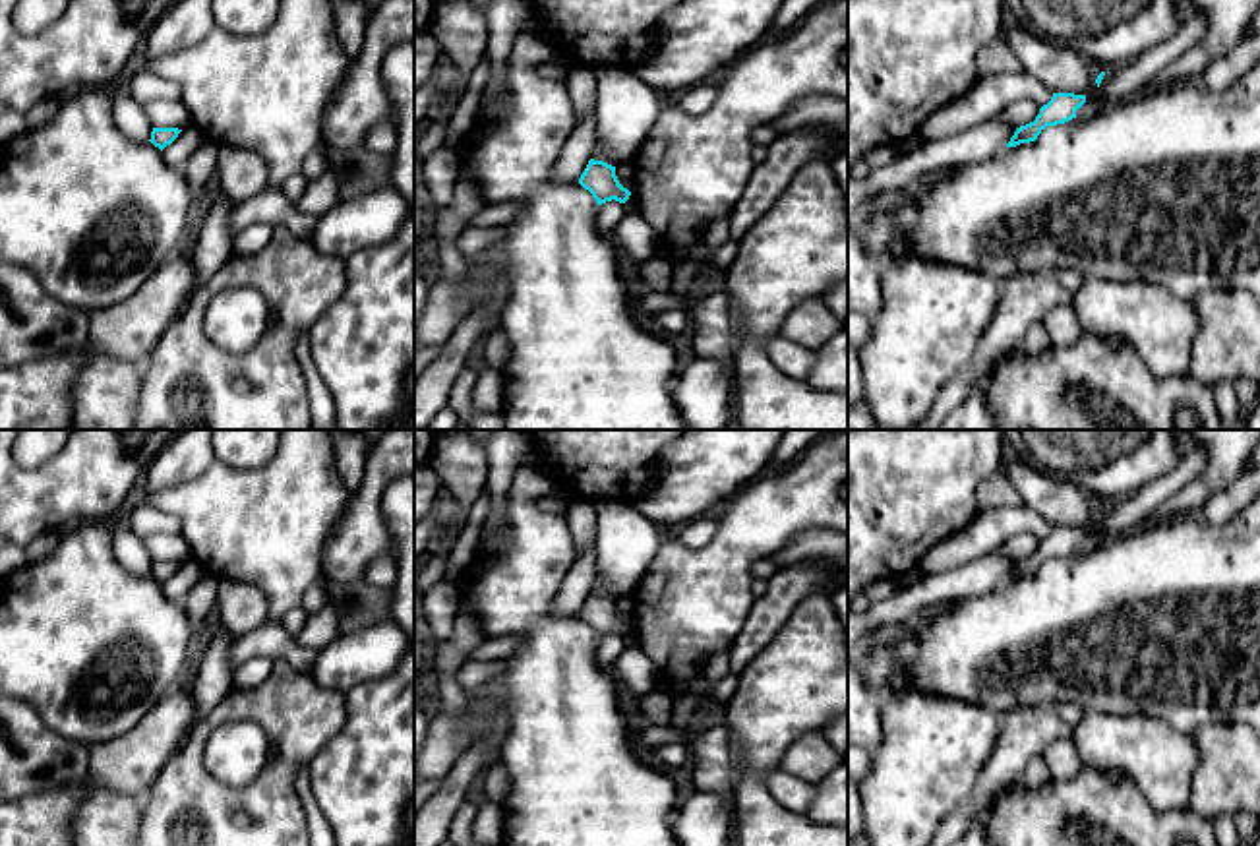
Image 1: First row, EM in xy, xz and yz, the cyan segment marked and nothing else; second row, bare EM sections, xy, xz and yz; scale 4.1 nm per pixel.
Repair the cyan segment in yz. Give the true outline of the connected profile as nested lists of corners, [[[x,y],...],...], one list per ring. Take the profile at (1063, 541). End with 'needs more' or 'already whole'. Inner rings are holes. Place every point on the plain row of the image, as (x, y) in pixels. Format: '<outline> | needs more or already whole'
[[[1053,527],[1051,534],[1039,542],[1034,556],[1016,561],[1006,581],[1035,575],[1047,559],[1065,558],[1076,552],[1076,544],[1086,536],[1086,529]]] | already whole

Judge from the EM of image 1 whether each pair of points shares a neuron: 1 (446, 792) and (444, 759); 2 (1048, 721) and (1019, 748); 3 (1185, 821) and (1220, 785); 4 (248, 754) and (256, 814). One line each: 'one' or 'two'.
1: two
2: one
3: two
4: two

